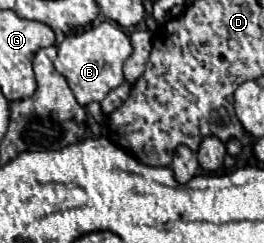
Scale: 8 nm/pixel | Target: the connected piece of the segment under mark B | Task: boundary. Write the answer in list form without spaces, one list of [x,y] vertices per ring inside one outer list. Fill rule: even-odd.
[[[102,22],[100,26],[84,34],[66,36],[58,44],[58,58],[54,60],[54,66],[68,80],[68,86],[74,92],[78,104],[86,106],[90,102],[102,102],[110,90],[118,88],[124,82],[122,64],[130,56],[130,52],[132,52],[130,38],[114,24]]]

